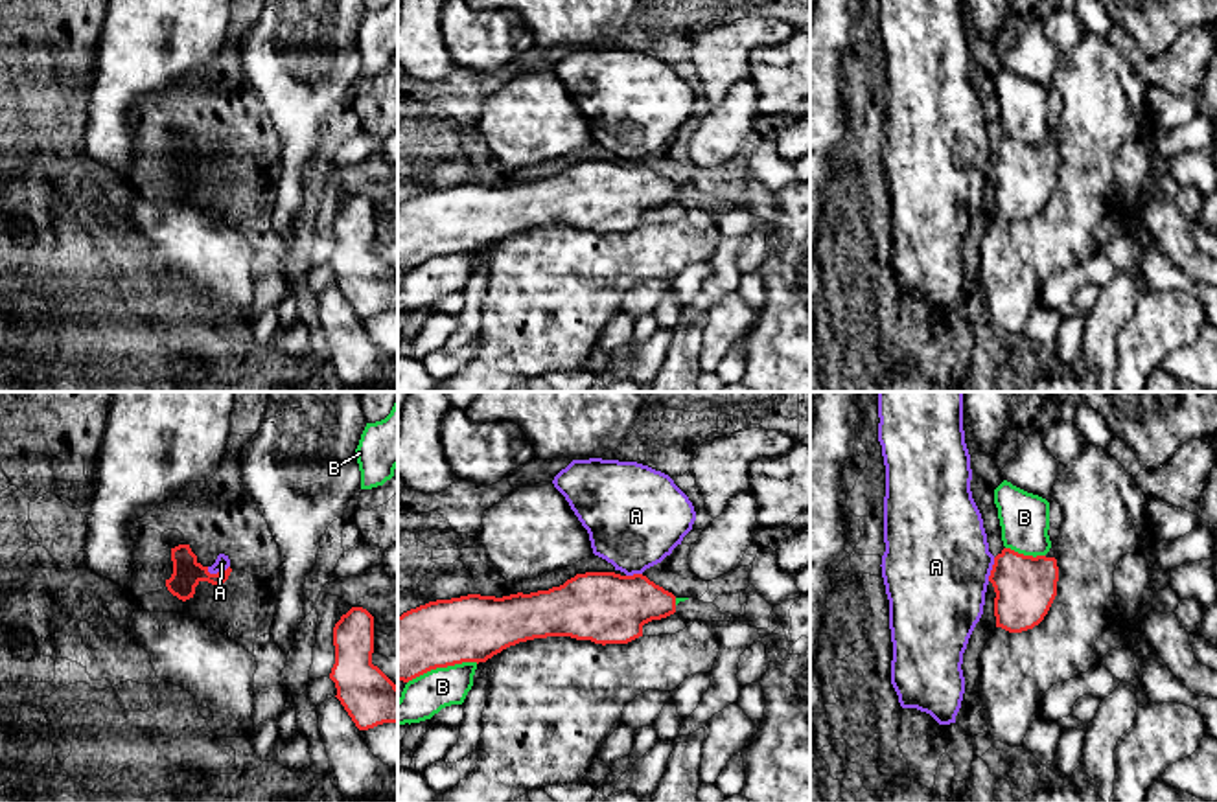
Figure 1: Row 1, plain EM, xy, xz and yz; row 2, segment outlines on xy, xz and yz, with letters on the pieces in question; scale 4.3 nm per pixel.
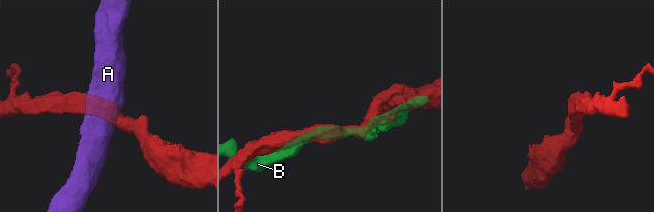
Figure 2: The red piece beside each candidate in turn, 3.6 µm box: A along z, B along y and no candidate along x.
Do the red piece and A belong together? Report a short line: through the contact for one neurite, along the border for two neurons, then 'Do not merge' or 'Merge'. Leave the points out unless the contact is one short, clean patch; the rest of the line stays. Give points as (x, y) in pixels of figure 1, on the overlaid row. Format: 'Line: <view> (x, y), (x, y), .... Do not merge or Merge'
Line: xy (229, 565), (218, 572), (207, 571). Do not merge

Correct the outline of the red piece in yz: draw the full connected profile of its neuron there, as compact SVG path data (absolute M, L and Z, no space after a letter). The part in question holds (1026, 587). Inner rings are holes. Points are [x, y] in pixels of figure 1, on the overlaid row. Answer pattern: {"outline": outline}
{"outline": "M1003 548L994 557L989 581L996 592L996 627L1022 633L1044 620L1057 596L1057 559Z"}

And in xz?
{"outline": "M576 574L560 587L503 598L468 594L398 616L398 681L431 670L486 662L519 642L571 636L628 644L643 625L676 613L676 596L643 574Z"}

